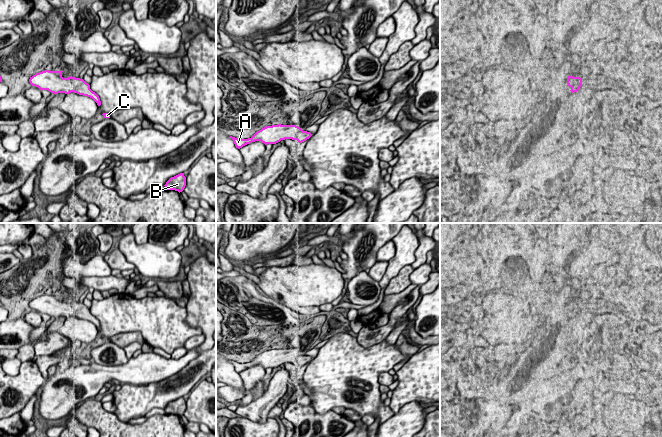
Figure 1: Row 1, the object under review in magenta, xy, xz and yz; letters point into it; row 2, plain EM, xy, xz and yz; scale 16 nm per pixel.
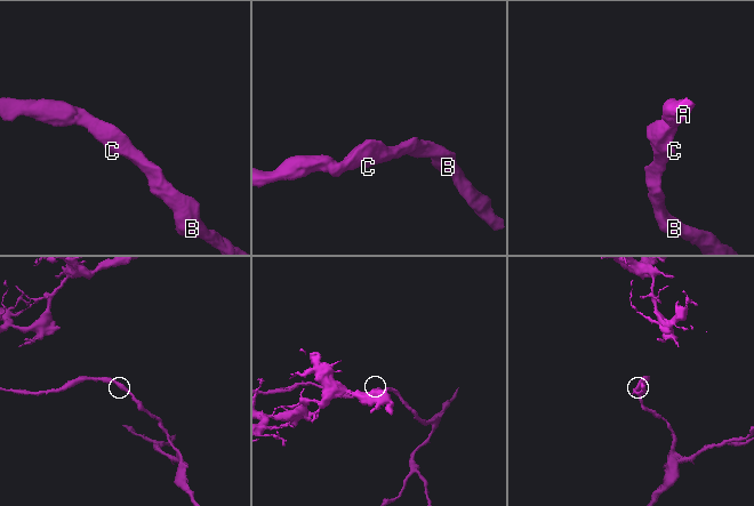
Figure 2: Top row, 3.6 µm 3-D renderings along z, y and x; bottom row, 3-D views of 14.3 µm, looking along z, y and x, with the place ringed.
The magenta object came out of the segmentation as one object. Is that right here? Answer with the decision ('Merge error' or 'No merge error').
No merge error

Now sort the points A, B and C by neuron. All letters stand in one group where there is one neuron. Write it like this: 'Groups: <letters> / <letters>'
Groups: A B C

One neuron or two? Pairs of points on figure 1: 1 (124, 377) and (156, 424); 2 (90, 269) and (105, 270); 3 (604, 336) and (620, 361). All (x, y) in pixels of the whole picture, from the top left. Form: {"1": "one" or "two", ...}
{"1": "two", "2": "one", "3": "two"}

